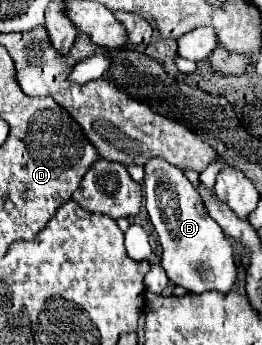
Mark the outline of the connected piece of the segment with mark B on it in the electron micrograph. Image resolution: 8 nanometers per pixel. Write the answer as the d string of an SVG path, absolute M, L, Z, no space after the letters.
M150 159L144 171L146 211L162 245L162 267L166 275L190 293L204 293L212 289L230 293L238 275L232 245L220 225L208 215L198 191L182 171L170 167L170 163L162 163L162 159Z

